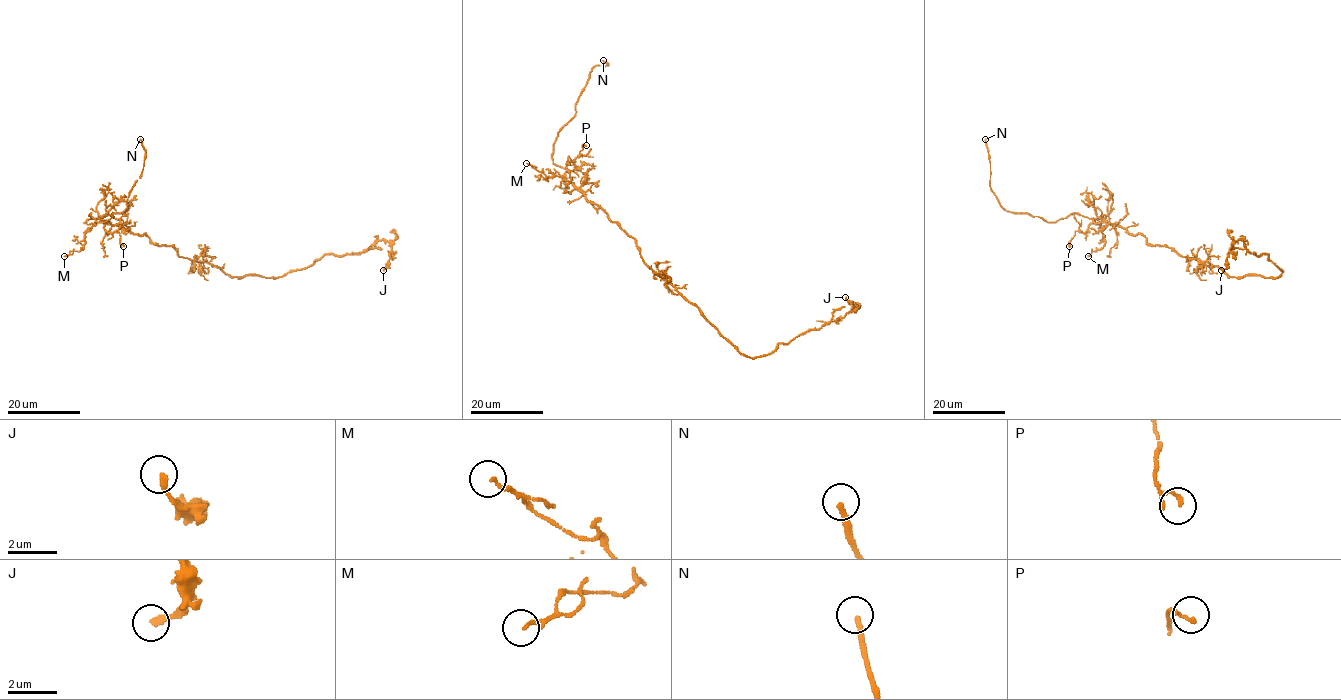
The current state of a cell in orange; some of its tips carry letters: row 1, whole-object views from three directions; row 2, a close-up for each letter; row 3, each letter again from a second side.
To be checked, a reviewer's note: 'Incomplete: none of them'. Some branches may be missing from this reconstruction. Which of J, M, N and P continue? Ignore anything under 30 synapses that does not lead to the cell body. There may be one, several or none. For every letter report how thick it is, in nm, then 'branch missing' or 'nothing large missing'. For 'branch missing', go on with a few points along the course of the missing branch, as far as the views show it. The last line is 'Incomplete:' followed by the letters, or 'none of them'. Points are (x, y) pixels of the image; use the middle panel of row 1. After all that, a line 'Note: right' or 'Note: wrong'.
J: calibre 200 nm; nothing large missing
M: calibre 120 nm; nothing large missing
N: calibre 240 nm; branch missing
P: calibre 90 nm; nothing large missing
Incomplete: N
Note: wrong

